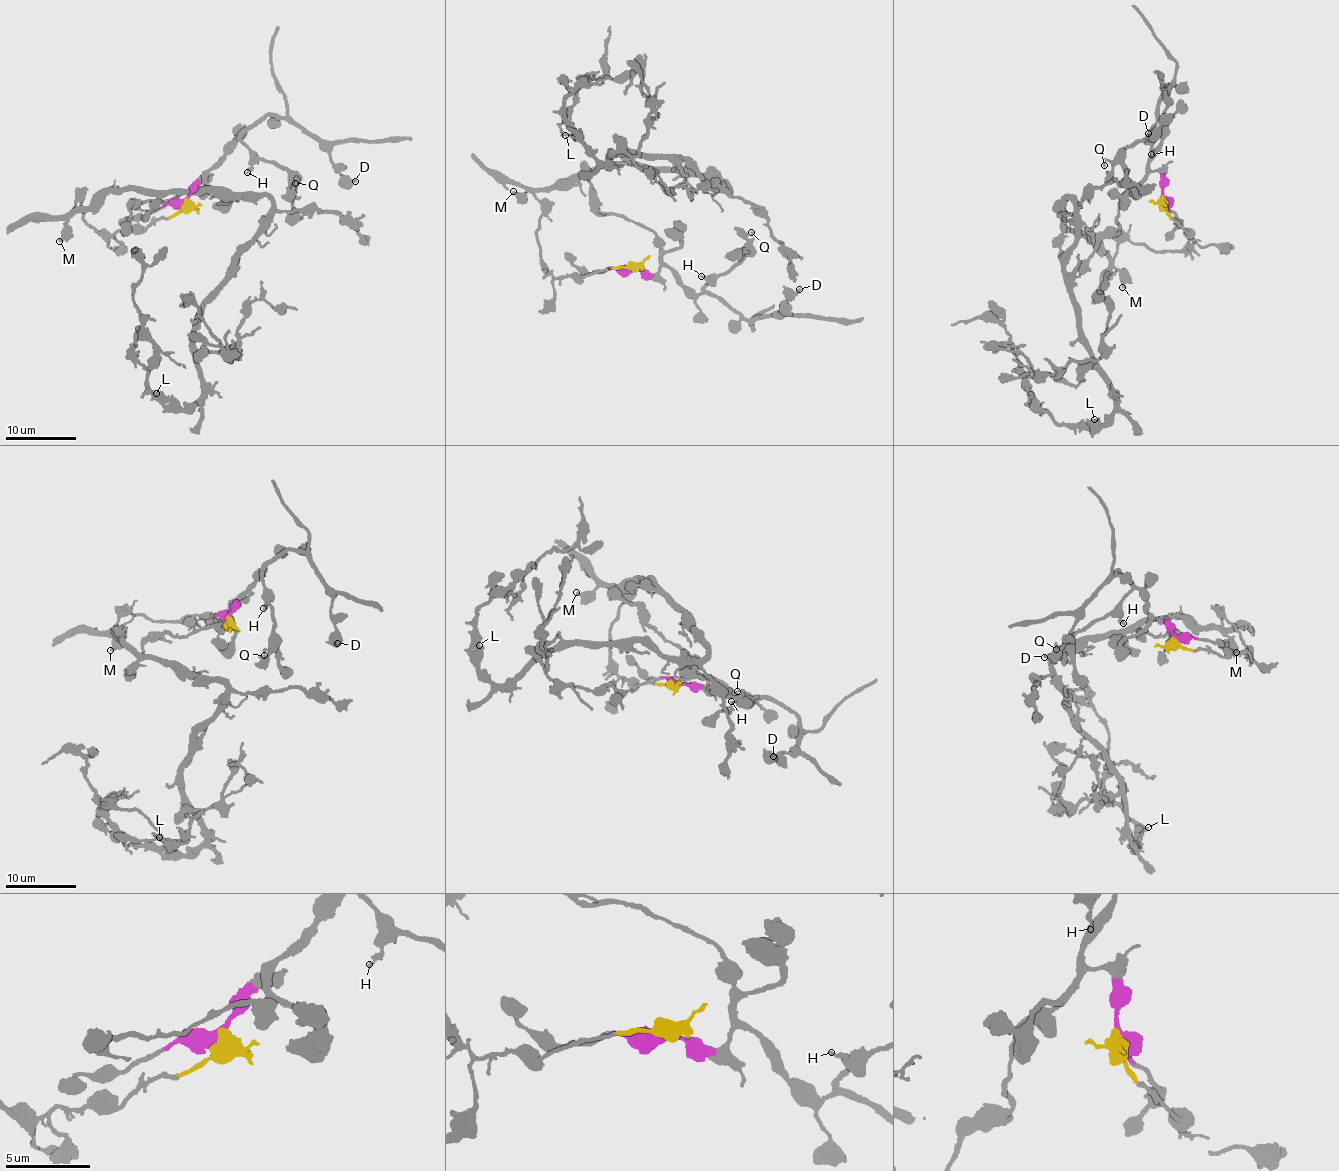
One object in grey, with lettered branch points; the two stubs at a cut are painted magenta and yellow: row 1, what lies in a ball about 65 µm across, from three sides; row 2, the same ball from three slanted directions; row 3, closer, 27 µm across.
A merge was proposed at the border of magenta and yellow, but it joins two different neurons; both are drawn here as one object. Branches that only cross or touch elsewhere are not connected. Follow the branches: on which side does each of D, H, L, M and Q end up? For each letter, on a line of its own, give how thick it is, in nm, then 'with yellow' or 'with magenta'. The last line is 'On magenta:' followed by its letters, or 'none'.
D: calibre 280 nm; with magenta
H: calibre 240 nm; with magenta
L: calibre 130 nm; with yellow
M: calibre 280 nm; with yellow
Q: calibre 160 nm; with magenta
On magenta: D, H, Q

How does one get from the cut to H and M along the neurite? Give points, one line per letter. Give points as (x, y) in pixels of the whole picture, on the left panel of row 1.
H: (186, 201), (209, 169), (238, 139), (250, 150), (251, 167), (246, 172)
M: (186, 201), (174, 214), (156, 218), (142, 231), (101, 233), (86, 221), (79, 199), (59, 241)

